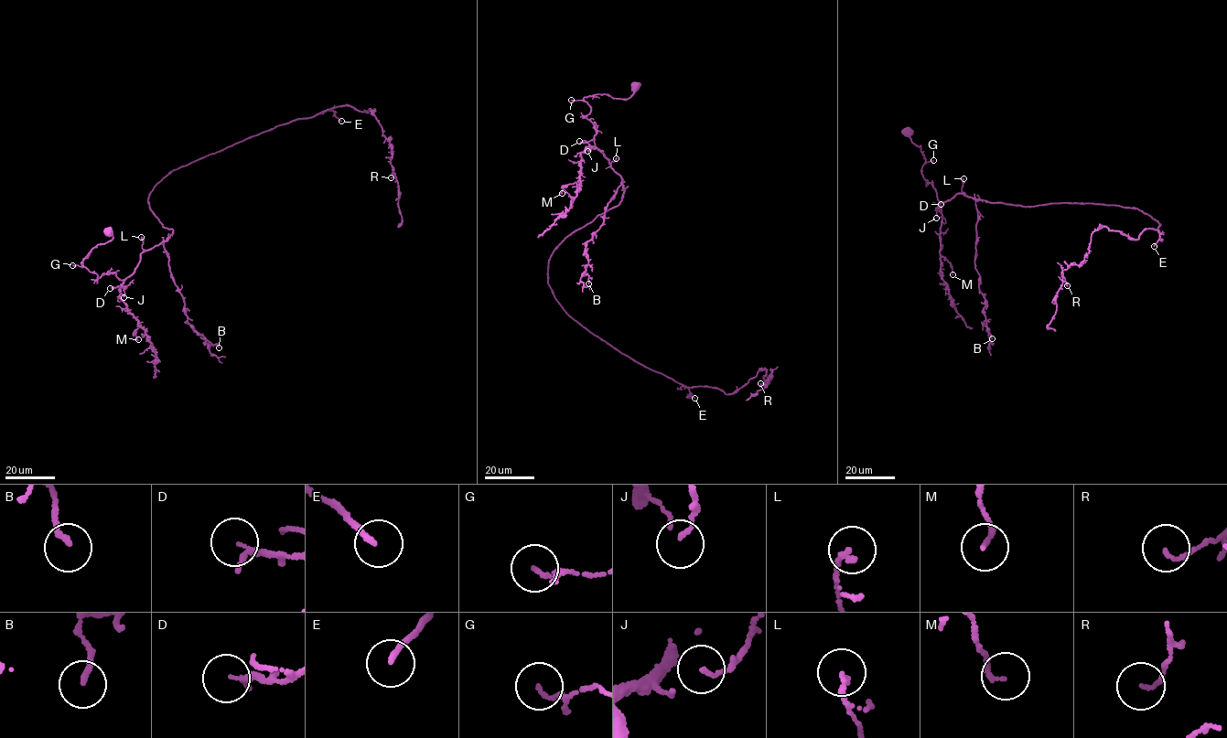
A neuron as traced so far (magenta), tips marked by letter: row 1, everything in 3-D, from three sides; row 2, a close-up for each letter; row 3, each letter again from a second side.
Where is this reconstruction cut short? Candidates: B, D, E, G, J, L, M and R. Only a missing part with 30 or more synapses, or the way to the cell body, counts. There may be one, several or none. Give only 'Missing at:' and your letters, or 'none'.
Missing at: E

